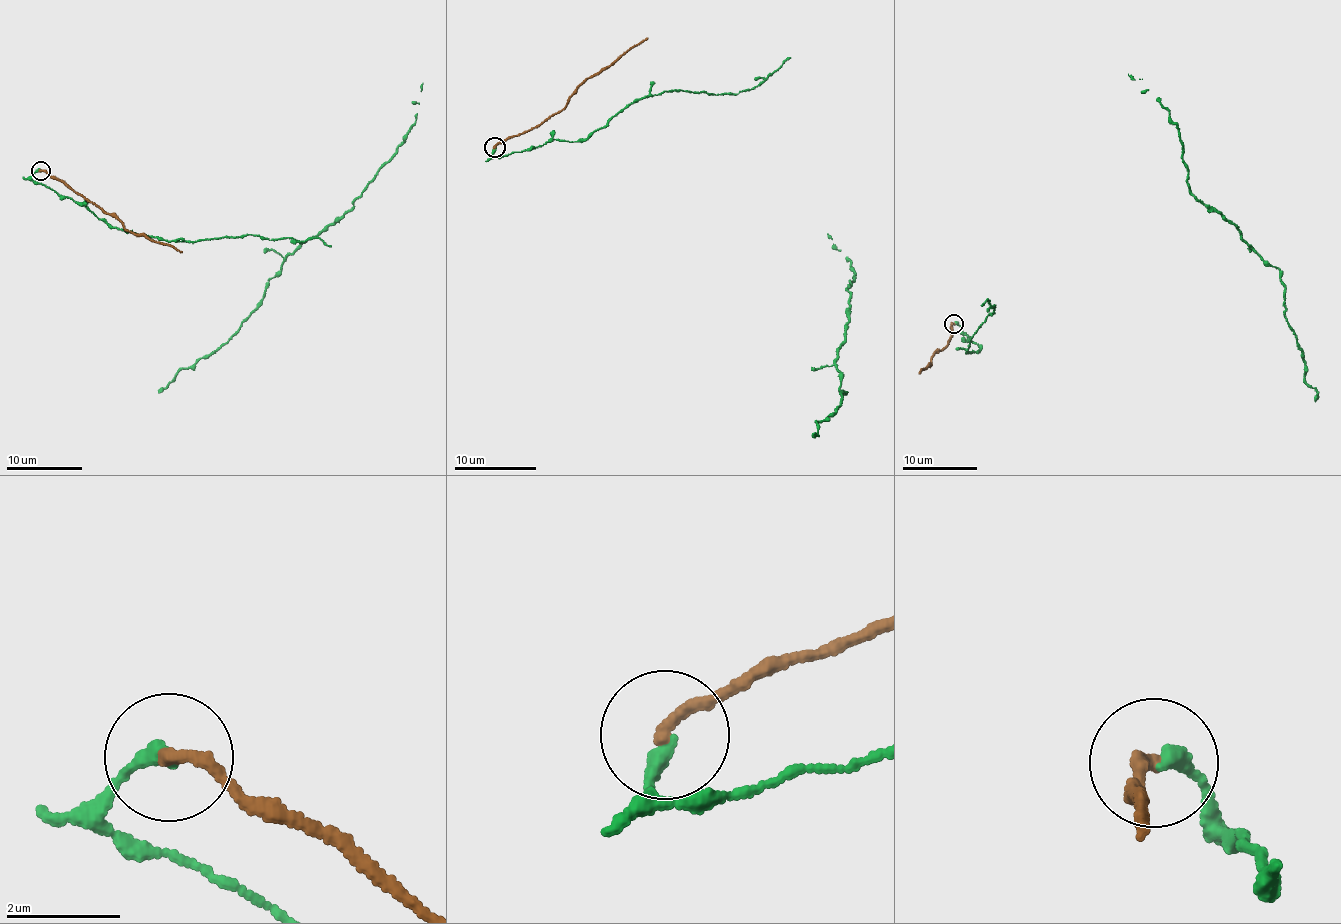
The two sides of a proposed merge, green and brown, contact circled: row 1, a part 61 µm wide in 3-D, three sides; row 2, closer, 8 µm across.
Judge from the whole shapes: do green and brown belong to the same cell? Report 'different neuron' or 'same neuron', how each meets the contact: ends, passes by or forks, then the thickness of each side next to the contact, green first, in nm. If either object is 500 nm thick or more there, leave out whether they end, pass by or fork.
different neuron | green ends | brown ends | 260/240 nm

